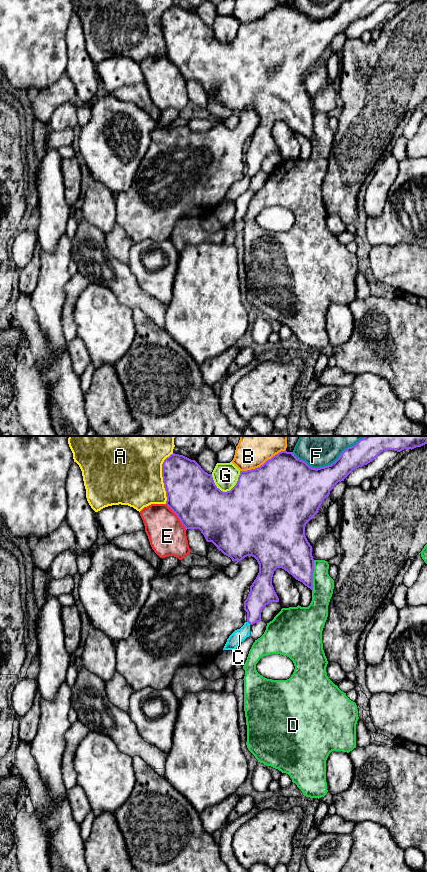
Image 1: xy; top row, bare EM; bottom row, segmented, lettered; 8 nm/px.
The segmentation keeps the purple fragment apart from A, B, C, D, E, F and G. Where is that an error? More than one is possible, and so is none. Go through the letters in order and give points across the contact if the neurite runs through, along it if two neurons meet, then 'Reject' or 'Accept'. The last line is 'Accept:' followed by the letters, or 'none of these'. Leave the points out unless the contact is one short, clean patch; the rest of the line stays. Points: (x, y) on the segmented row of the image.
A: Reject
B: Reject
C: Path across: xy (260, 595), (249, 623), (239, 635). Accept
D: Reject
E: Reject
F: Reject
G: Reject
Accept: C

